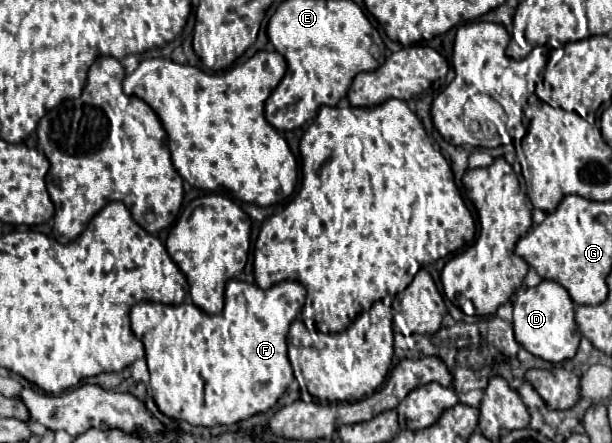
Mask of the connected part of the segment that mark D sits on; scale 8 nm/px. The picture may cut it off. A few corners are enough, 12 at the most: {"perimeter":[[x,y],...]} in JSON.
{"perimeter":[[557,281],[513,301],[513,331],[535,357],[575,357],[575,303]]}

